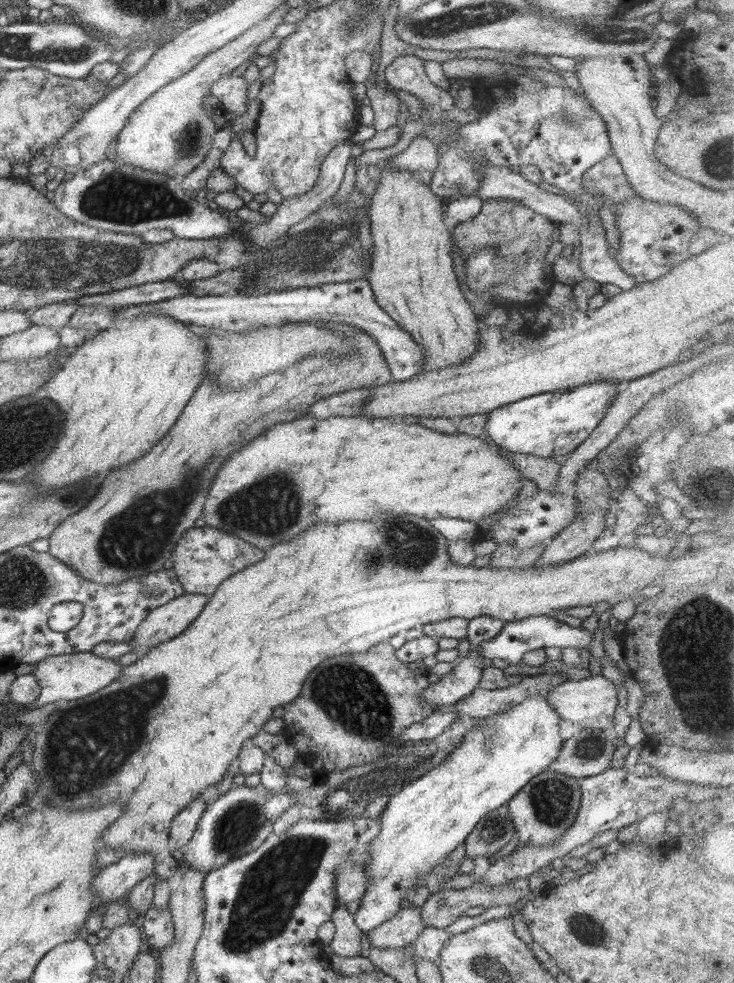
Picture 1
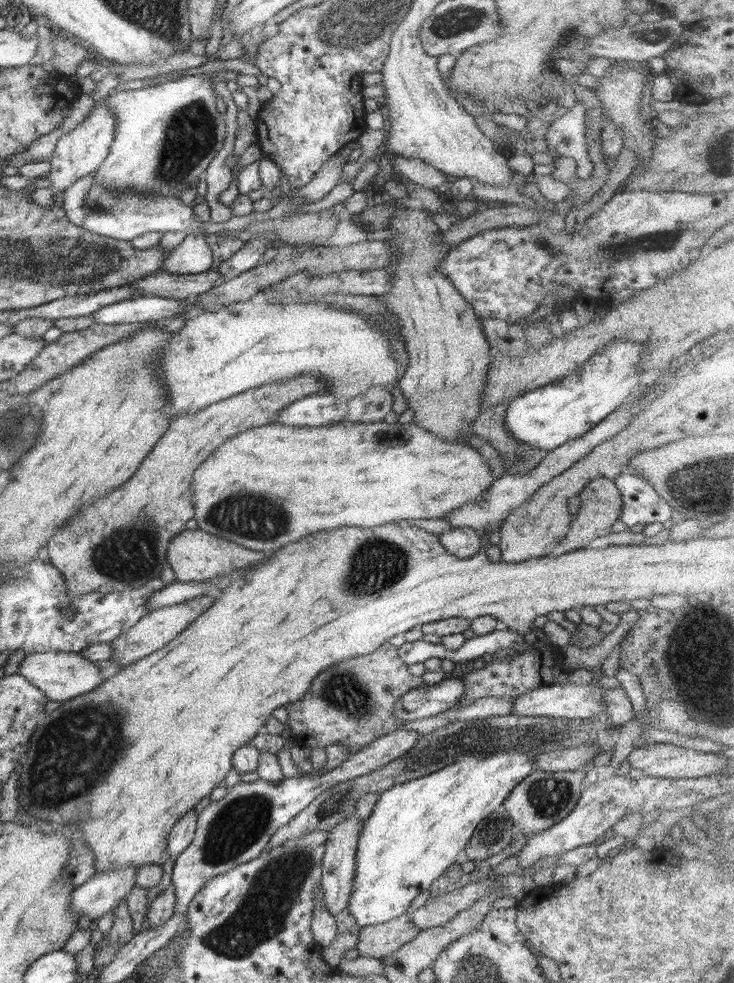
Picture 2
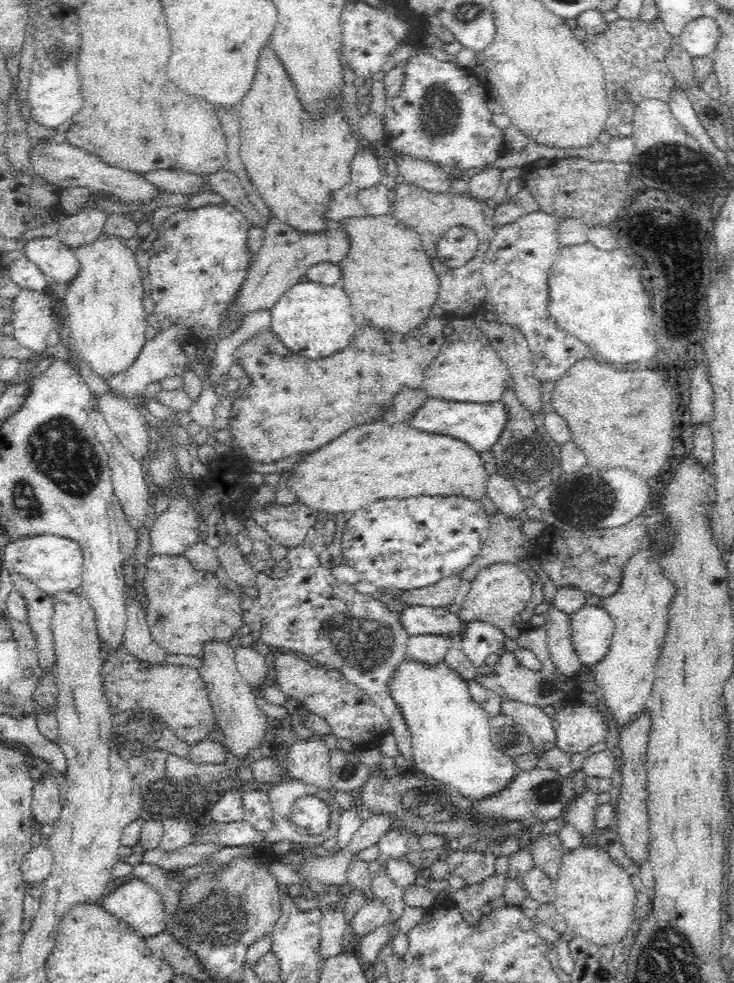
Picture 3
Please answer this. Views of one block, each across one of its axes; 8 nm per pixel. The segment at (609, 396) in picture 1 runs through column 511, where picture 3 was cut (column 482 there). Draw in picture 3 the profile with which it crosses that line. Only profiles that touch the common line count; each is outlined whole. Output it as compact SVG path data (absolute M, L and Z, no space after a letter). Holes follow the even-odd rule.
M428 397L407 422L412 428L430 434L441 434L466 442L476 453L491 451L507 423L507 410L502 401L492 403L450 402Z

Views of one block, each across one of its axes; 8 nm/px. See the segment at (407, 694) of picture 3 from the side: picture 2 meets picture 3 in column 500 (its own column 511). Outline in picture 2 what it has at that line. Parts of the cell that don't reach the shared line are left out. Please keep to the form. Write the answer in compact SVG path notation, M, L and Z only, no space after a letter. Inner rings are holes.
M512 751L492 754L488 758L471 755L423 778L392 786L386 793L379 794L378 802L359 834L355 873L347 904L358 926L380 925L407 914L412 900L462 859L466 844L478 824L503 806L504 800L519 782L539 767L538 762L537 756Z

